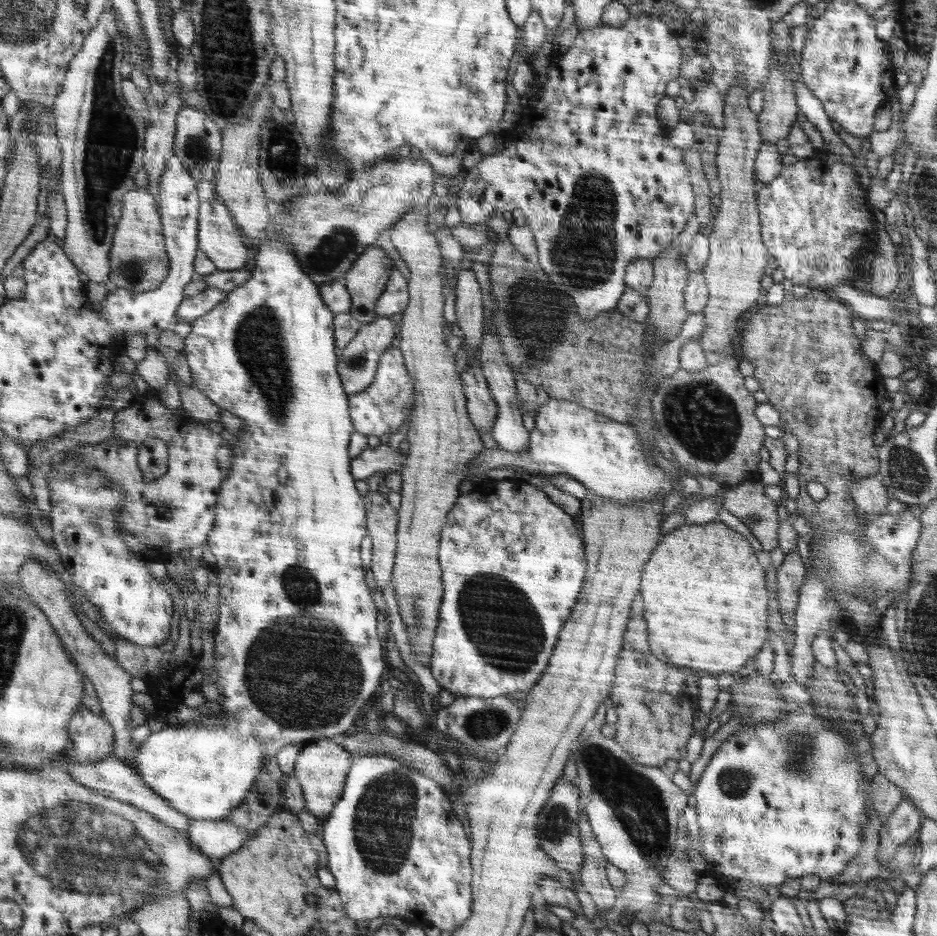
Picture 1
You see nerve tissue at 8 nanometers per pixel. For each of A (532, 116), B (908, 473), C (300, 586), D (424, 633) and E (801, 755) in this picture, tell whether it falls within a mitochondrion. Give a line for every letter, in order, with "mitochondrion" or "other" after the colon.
A: other
B: mitochondrion
C: mitochondrion
D: other
E: mitochondrion

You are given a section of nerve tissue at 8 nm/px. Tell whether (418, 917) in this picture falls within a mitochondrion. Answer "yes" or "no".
no

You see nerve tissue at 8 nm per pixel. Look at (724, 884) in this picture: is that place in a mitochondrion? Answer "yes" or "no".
no

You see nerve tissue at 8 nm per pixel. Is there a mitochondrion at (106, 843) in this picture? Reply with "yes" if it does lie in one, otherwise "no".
yes

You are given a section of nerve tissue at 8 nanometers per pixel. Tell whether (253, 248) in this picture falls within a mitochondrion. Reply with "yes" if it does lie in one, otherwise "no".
no

